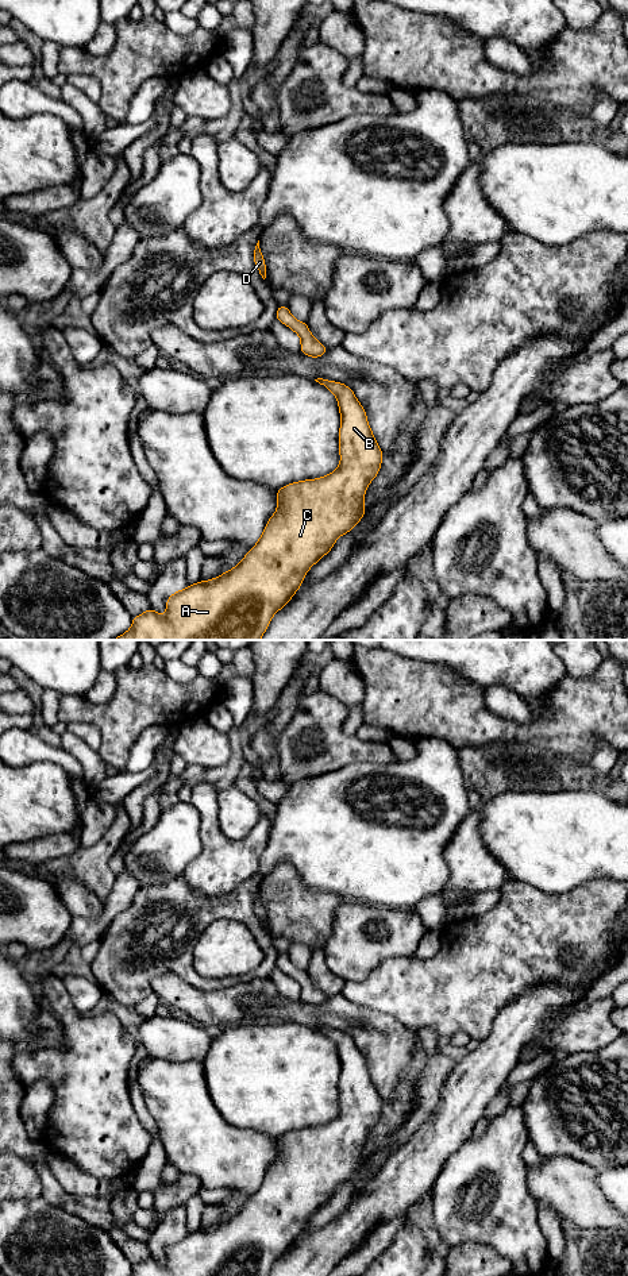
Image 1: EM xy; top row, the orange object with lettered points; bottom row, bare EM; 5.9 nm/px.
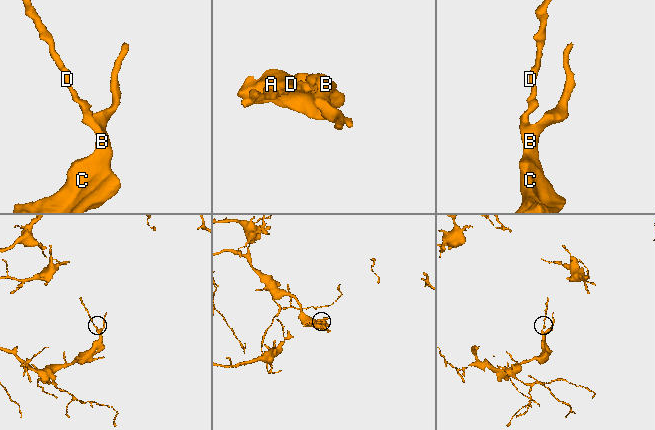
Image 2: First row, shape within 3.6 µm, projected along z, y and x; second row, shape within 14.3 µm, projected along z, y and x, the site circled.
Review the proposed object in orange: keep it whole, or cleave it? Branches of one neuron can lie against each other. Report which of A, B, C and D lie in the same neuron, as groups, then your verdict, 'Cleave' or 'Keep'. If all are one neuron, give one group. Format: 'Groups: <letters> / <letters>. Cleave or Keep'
Groups: A B C D. Keep

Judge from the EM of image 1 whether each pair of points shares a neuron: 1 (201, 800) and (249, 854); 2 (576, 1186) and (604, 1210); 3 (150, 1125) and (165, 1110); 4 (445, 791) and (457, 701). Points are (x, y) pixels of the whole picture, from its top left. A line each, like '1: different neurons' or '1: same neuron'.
1: same neuron
2: same neuron
3: different neurons
4: different neurons

